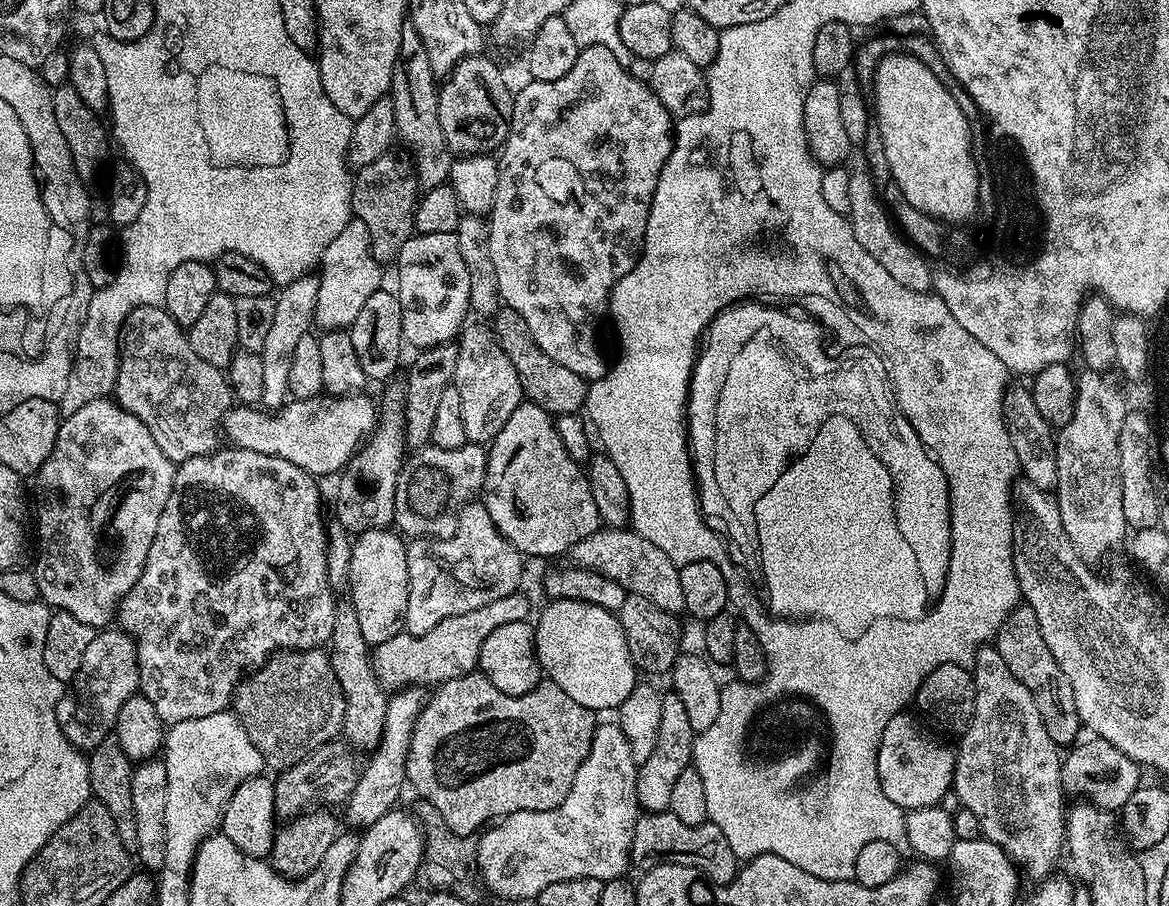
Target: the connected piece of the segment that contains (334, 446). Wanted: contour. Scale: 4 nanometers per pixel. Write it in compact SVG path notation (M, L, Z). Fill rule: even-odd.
M321 394L305 400L292 398L277 412L261 410L256 406L236 406L225 416L222 432L223 435L224 432L228 435L227 443L229 445L254 450L258 454L270 454L278 458L286 458L286 462L294 462L294 466L306 470L311 476L317 478L332 475L335 477L343 472L344 468L351 462L352 457L359 453L362 445L371 436L372 429L376 426L377 405L374 400L364 395L330 396Z

